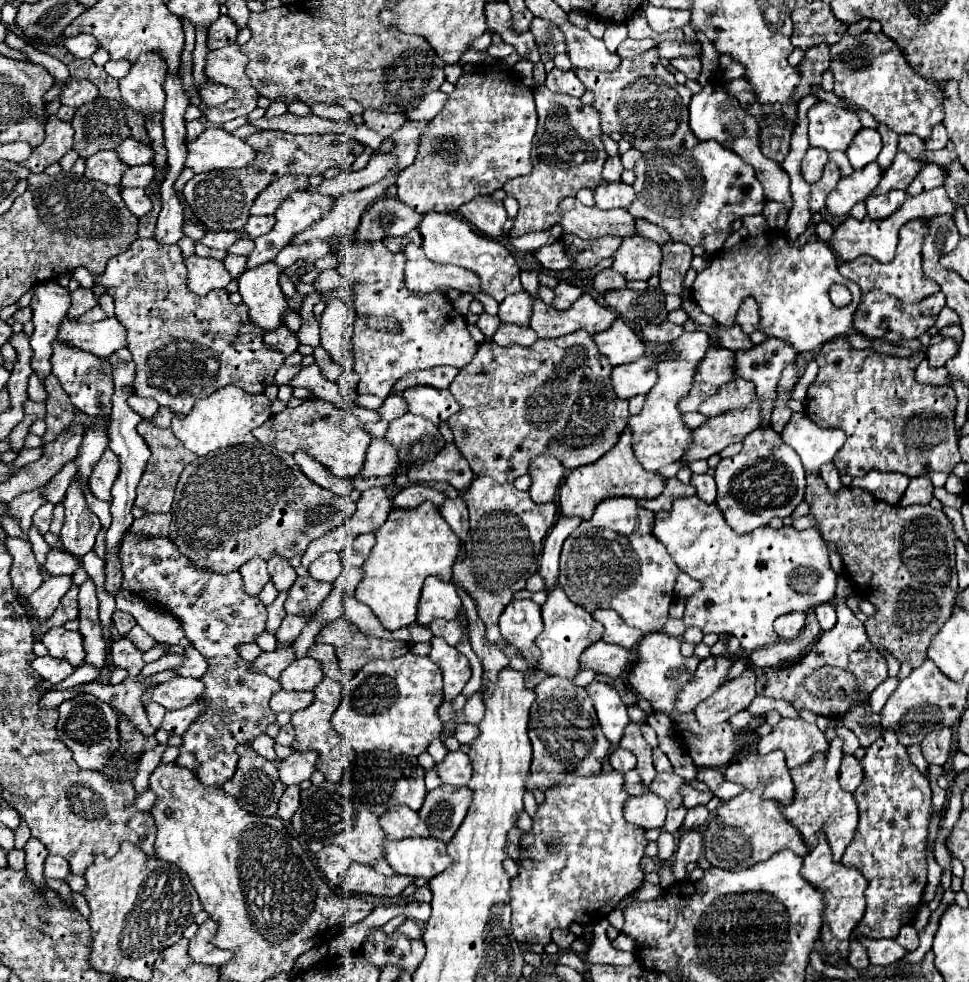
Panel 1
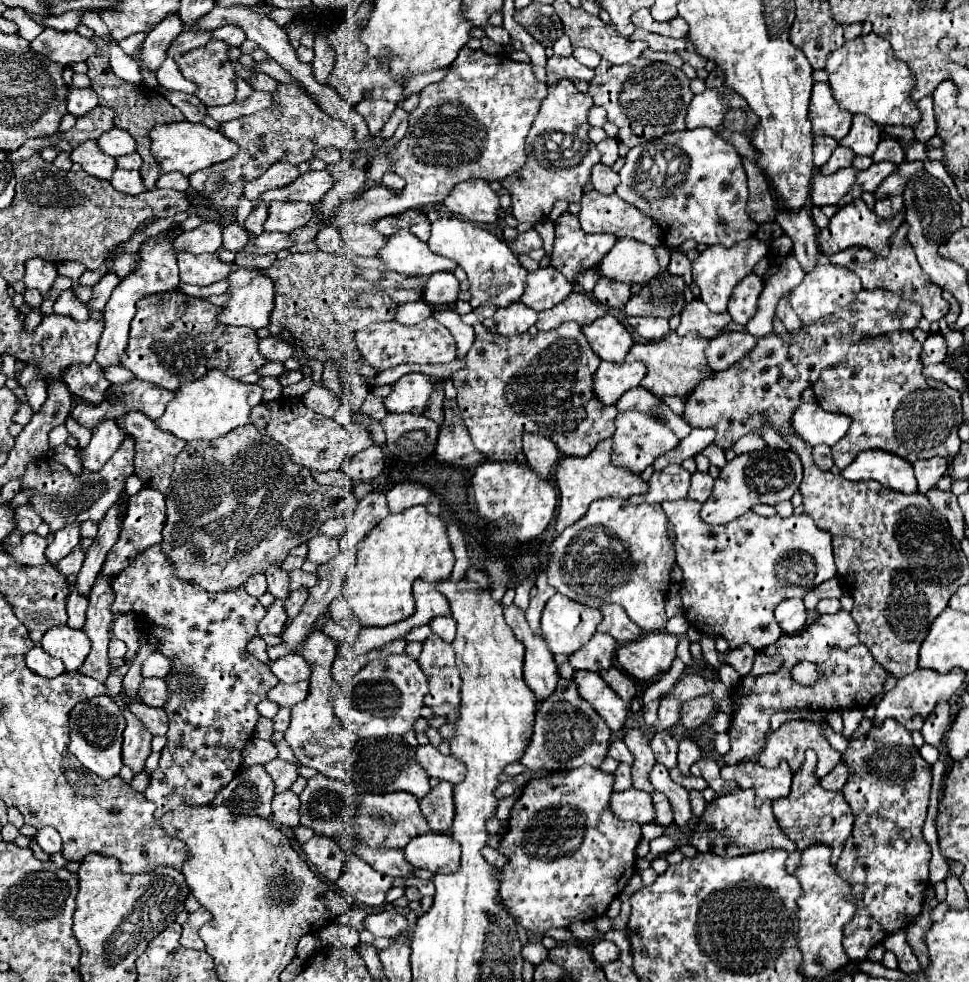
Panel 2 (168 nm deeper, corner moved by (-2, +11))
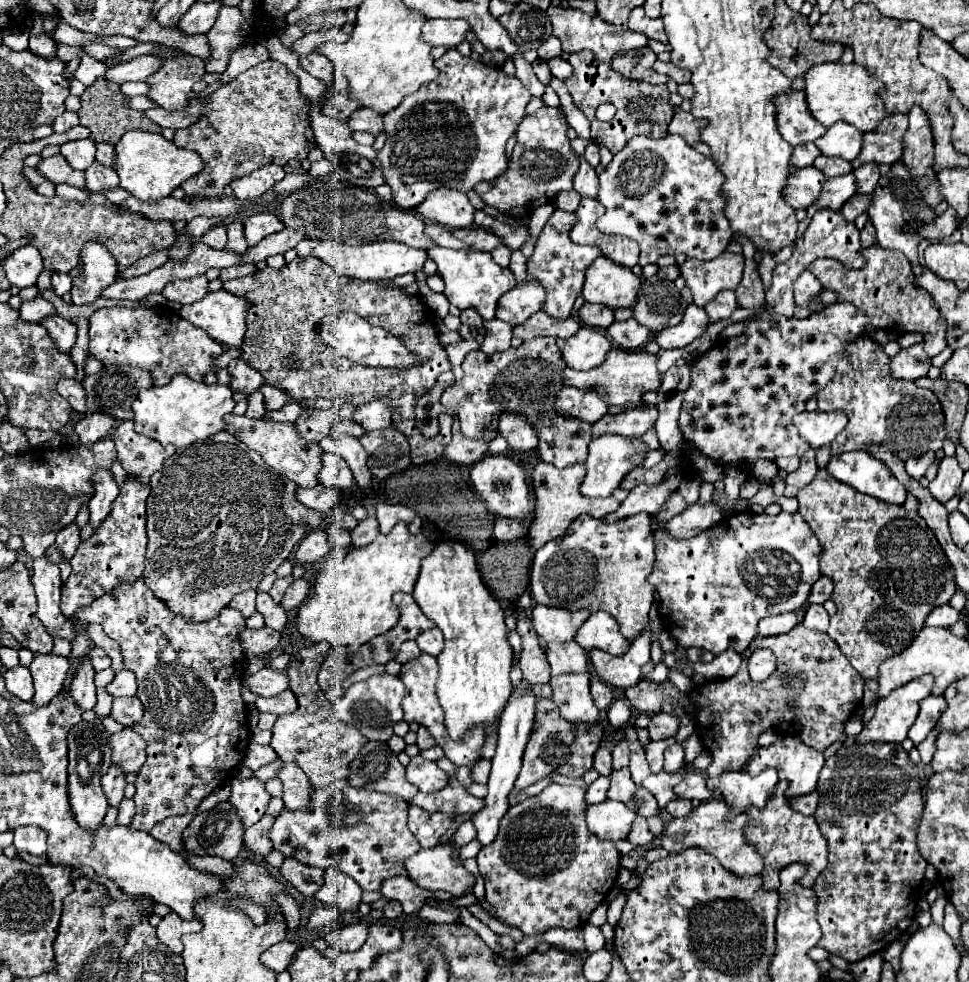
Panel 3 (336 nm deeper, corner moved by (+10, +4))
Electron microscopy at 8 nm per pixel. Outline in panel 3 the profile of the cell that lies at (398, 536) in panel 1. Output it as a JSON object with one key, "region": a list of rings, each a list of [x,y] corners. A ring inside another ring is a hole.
{"region":[[[398,522],[388,534],[378,534],[376,540],[370,542],[368,546],[352,548],[346,554],[346,558],[342,560],[344,572],[330,572],[328,566],[326,566],[326,572],[324,572],[324,568],[320,570],[312,598],[308,598],[306,604],[300,606],[298,624],[296,624],[298,632],[304,638],[308,638],[310,642],[326,640],[332,646],[348,646],[350,652],[356,652],[358,646],[362,646],[364,642],[368,642],[374,636],[388,632],[398,622],[400,612],[398,612],[398,606],[392,602],[392,594],[414,590],[414,584],[420,574],[420,562],[432,550],[434,550],[434,544],[422,532],[418,532],[418,534],[408,532],[406,524],[402,524],[402,522]]]}

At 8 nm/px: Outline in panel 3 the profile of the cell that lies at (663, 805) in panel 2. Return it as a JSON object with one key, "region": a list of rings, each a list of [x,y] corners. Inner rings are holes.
{"region":[[[636,816],[634,824],[632,824],[632,830],[630,830],[630,834],[628,834],[628,840],[630,840],[634,846],[642,846],[642,844],[652,842],[652,838],[654,838],[654,834],[650,832],[646,818],[644,818],[644,816]]]}

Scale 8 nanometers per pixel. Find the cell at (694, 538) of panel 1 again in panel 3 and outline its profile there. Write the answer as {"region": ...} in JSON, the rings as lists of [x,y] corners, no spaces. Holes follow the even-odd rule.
{"region":[[[736,512],[714,528],[686,540],[674,540],[664,524],[666,522],[660,520],[660,530],[654,532],[656,560],[648,580],[660,594],[660,622],[682,648],[698,646],[710,650],[714,656],[732,648],[742,654],[756,638],[760,618],[802,608],[812,584],[820,578],[820,544],[798,512],[780,512],[778,516]]]}

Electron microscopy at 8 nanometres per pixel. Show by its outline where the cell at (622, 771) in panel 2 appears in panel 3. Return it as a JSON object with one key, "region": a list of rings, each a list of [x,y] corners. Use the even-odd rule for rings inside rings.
{"region":[[[600,776],[588,790],[586,790],[586,802],[588,804],[598,804],[602,800],[606,800],[606,792],[608,792],[608,784],[610,784],[610,778],[608,776]]]}

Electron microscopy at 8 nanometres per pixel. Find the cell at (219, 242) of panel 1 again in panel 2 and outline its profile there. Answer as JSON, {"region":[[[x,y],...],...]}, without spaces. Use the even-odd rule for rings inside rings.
{"region":[[[202,223],[192,231],[184,231],[174,239],[174,251],[182,253],[214,253],[222,247],[222,227],[216,223]]]}

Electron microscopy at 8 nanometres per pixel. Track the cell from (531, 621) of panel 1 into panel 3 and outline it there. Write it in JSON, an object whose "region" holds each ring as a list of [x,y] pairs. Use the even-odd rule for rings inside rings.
{"region":[[[528,686],[522,696],[508,700],[508,704],[506,704],[506,708],[504,708],[504,712],[500,716],[498,744],[496,744],[496,754],[492,758],[492,772],[490,772],[490,780],[488,780],[488,794],[484,798],[486,806],[472,816],[472,822],[474,822],[476,830],[478,830],[476,840],[480,840],[480,844],[490,844],[496,838],[498,822],[508,810],[508,794],[514,788],[516,776],[520,772],[522,752],[526,748],[526,740],[528,740],[528,736],[532,732],[532,724],[534,724],[534,710],[536,710],[536,696],[534,696],[532,688]]]}

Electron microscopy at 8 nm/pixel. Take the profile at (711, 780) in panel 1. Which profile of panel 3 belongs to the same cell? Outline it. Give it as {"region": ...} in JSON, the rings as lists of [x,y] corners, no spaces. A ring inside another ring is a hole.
{"region":[[[688,770],[688,772],[684,774],[684,780],[674,786],[674,792],[676,792],[676,796],[680,796],[680,798],[700,800],[700,802],[708,802],[708,800],[714,798],[714,790],[708,790],[704,774],[694,772],[694,770]]]}

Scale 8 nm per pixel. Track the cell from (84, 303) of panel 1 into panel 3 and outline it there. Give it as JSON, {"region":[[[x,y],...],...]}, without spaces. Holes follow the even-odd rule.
{"region":[[[54,314],[54,316],[46,316],[46,320],[40,322],[48,334],[54,338],[56,346],[60,352],[70,352],[70,348],[76,342],[76,324],[68,322],[66,318]]]}

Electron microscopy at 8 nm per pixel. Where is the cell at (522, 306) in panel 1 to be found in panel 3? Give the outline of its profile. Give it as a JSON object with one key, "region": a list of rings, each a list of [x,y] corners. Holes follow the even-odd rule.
{"region":[[[498,318],[484,322],[484,342],[480,346],[480,350],[484,354],[494,354],[494,352],[502,352],[506,348],[510,348],[510,340],[512,340],[512,324],[506,324]]]}

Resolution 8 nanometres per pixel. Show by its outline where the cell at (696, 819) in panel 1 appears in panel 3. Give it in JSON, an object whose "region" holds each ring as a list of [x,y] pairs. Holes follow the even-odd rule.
{"region":[[[676,798],[672,800],[668,806],[666,806],[666,812],[674,818],[680,818],[680,816],[688,816],[692,810],[692,802],[690,800],[684,800],[684,798]]]}

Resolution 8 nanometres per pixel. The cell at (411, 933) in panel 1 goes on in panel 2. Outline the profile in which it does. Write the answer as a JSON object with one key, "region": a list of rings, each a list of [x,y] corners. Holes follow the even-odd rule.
{"region":[[[382,911],[368,915],[364,919],[364,929],[368,929],[374,937],[396,937],[398,933],[408,931],[410,925],[398,911]]]}

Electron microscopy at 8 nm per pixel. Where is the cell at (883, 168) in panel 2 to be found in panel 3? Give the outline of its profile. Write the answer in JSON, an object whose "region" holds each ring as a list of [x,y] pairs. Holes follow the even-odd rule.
{"region":[[[844,174],[838,178],[828,178],[822,190],[822,196],[818,202],[814,202],[814,208],[830,208],[830,210],[840,210],[842,204],[846,204],[848,198],[852,198],[858,192],[854,174]]]}

